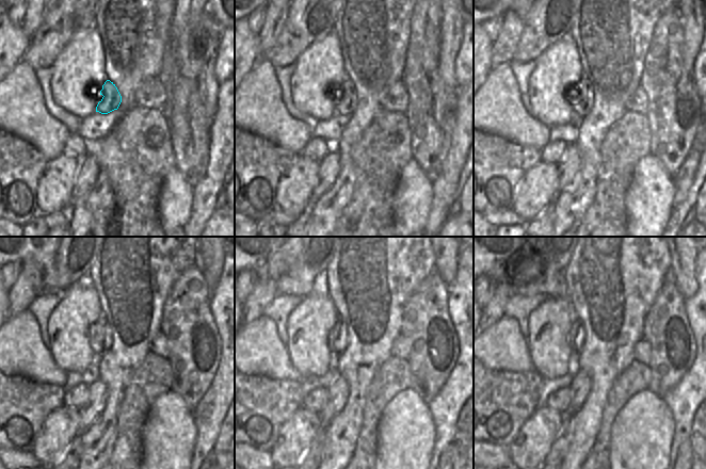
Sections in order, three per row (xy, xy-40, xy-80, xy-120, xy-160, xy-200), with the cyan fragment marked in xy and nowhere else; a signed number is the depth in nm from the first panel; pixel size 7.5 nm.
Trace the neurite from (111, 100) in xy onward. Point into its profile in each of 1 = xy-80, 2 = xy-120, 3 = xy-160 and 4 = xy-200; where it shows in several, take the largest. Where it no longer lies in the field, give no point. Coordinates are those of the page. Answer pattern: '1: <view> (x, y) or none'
1: xy-80 (583, 90)
2: xy-120 (102, 327)
3: xy-160 (340, 328)
4: xy-200 (576, 329)

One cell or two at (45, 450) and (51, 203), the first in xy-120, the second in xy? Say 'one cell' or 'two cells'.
one cell

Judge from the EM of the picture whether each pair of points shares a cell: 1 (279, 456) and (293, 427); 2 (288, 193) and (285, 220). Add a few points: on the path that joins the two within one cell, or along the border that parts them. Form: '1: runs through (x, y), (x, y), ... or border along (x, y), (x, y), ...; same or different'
1: runs through (287, 449), (293, 439), (293, 435); same
2: border along (275, 209), (289, 215), (298, 216); different

